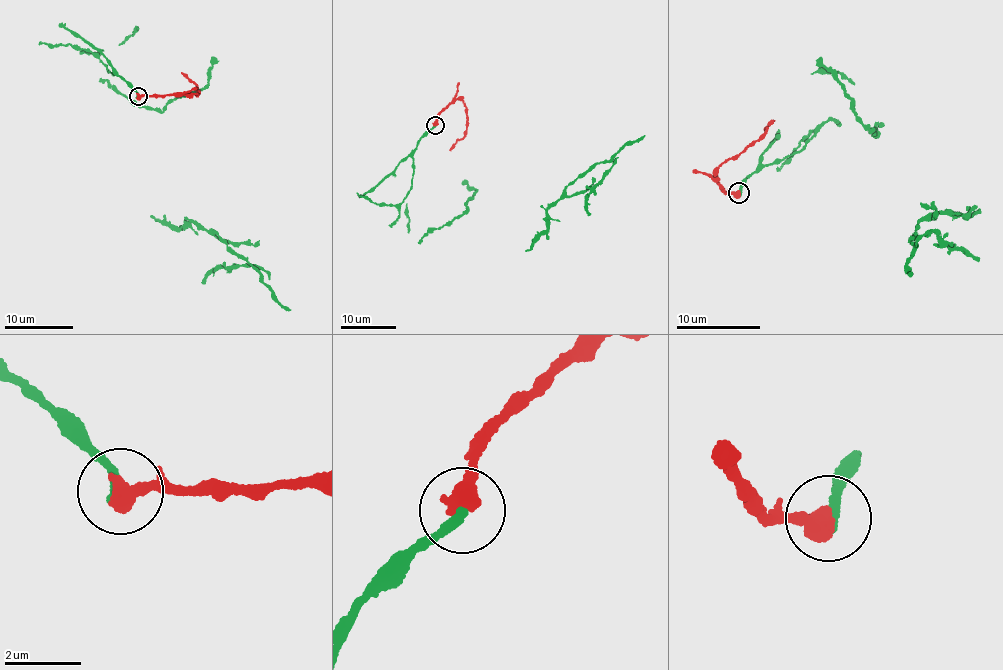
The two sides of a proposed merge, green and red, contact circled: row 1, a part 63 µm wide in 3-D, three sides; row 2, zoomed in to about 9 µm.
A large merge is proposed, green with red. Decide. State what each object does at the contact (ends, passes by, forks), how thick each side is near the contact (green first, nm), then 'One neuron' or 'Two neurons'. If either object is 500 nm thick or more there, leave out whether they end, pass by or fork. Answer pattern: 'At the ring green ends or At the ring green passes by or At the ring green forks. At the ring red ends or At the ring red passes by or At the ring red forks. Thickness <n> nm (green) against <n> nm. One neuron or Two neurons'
At the ring green ends. At the ring red ends. Thickness 240 nm (green) against 480 nm. One neuron

